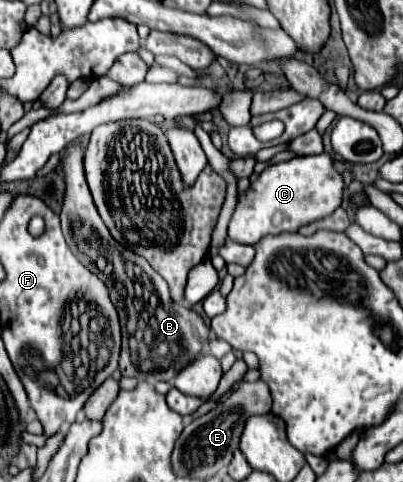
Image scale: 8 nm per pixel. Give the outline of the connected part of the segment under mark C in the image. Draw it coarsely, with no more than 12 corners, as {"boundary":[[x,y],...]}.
{"boundary":[[327,153],[267,167],[239,199],[229,237],[255,245],[343,203]]}

